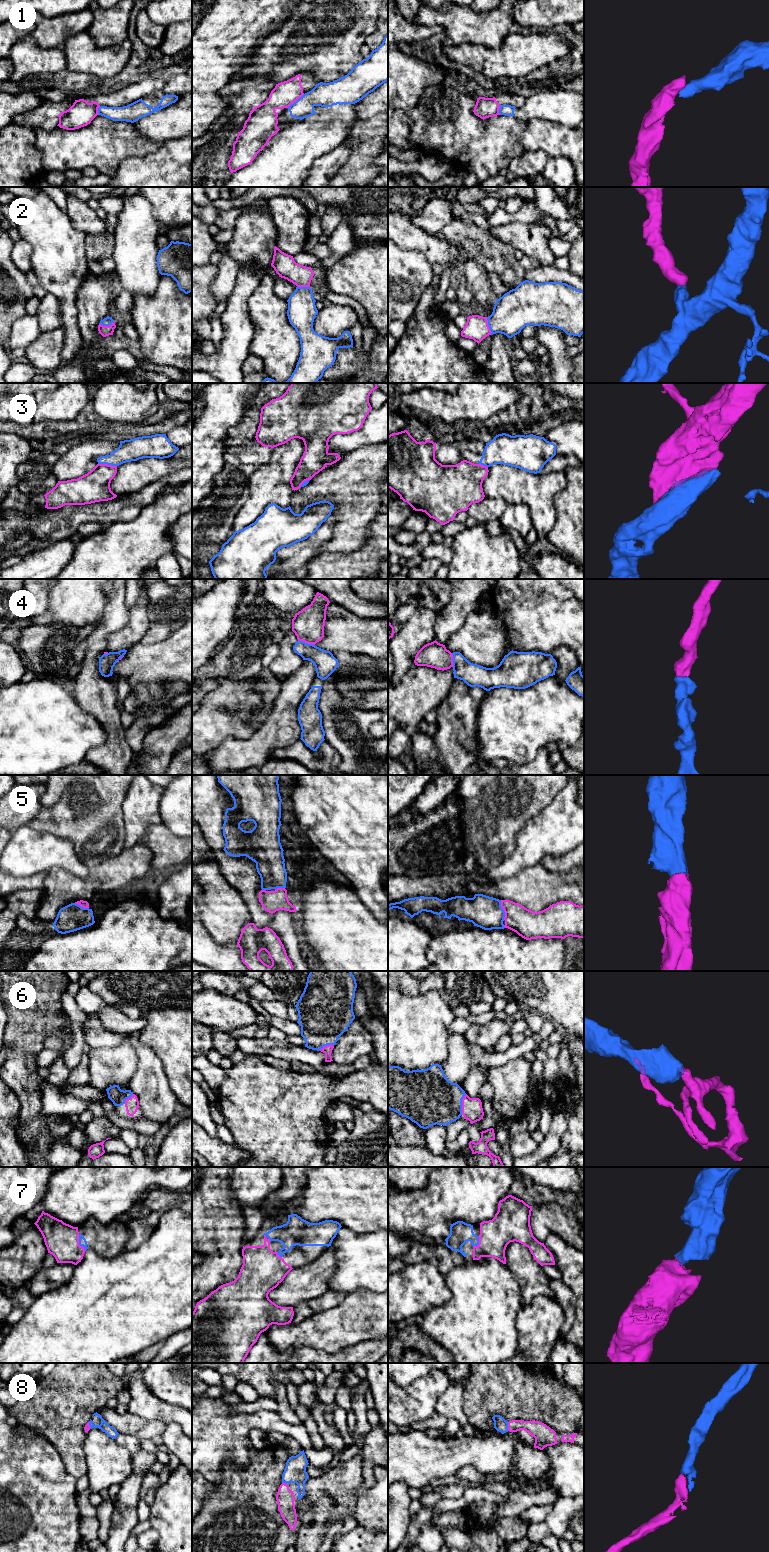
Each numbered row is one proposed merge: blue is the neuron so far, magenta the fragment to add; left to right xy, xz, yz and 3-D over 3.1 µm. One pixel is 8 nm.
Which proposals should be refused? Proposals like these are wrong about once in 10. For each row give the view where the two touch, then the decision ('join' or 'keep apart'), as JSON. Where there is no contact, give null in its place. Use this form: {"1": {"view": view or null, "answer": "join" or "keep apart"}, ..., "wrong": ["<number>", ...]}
{"1": {"view": "xz", "answer": "keep apart"}, "2": {"view": "yz", "answer": "join"}, "3": {"view": "xy", "answer": "keep apart"}, "4": {"view": "xz", "answer": "join"}, "5": {"view": "yz", "answer": "join"}, "6": {"view": "yz", "answer": "join"}, "7": {"view": "xy", "answer": "join"}, "8": {"view": "yz", "answer": "join"}, "wrong": ["1", "3"]}

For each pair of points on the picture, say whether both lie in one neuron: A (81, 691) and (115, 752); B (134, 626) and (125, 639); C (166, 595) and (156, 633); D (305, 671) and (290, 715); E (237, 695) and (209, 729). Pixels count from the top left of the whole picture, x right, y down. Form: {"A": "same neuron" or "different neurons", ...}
{"A": "same neuron", "B": "same neuron", "C": "same neuron", "D": "same neuron", "E": "same neuron"}

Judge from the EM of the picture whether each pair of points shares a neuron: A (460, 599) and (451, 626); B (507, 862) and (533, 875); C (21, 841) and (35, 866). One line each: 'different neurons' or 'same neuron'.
A: same neuron
B: different neurons
C: same neuron

